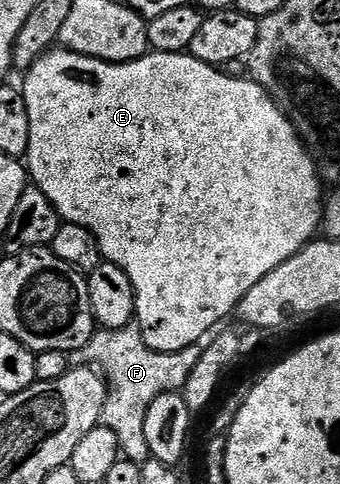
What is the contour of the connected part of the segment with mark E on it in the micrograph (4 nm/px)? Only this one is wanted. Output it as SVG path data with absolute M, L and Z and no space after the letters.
M49 50L24 73L23 91L27 114L31 118L28 175L36 188L51 198L62 221L86 228L97 239L102 257L108 263L119 266L119 270L131 278L137 302L135 324L143 342L153 352L181 352L184 348L200 345L200 340L210 331L209 336L220 320L238 311L241 301L251 286L255 286L255 282L267 278L271 270L287 262L300 248L310 243L323 224L323 180L313 153L305 147L304 140L297 135L297 129L289 117L263 90L263 86L259 86L252 78L240 80L225 72L228 71L199 62L184 52L150 51L126 64L110 64L108 60L96 60L78 52Z

